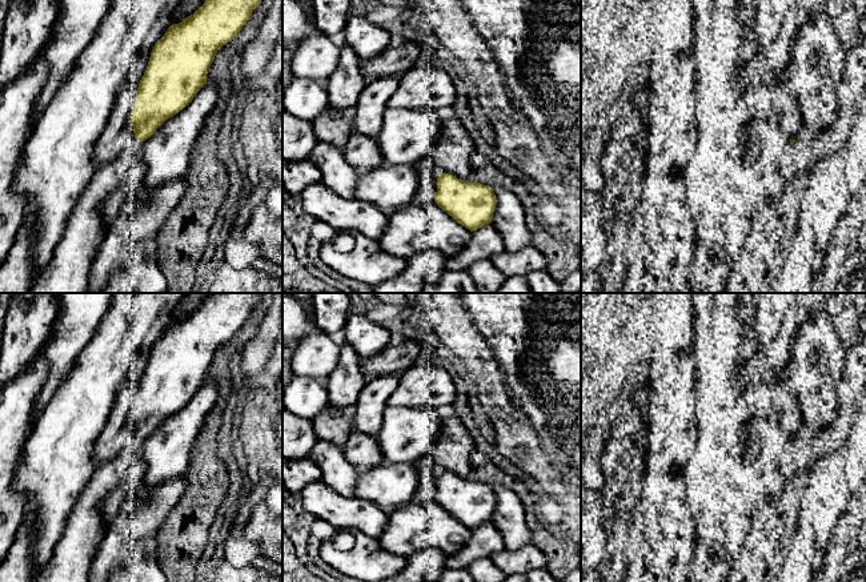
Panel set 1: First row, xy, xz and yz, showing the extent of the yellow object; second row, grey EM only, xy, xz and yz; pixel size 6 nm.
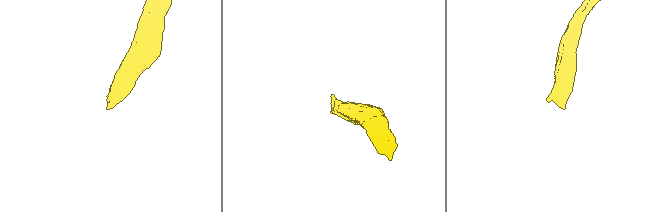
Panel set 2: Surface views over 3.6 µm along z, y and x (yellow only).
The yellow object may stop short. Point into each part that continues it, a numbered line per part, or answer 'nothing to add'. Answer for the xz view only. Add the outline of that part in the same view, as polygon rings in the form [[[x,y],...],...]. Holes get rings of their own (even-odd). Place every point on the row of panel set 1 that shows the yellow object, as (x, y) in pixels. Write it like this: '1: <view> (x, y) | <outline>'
1: xz (428, 176) | [[[429,156],[413,165],[418,173],[418,189],[416,193],[416,202],[426,205],[433,204],[437,192],[438,173],[434,169],[433,161]]]

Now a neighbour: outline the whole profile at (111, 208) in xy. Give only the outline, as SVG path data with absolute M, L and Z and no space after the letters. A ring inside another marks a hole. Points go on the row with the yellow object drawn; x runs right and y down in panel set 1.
M208 79L183 111L164 121L145 140L140 152L145 162L145 177L139 186L124 178L105 197L100 205L105 228L109 228L117 220L131 198L137 204L144 204L152 189L172 180L185 180L191 153L216 103L217 85L215 80Z

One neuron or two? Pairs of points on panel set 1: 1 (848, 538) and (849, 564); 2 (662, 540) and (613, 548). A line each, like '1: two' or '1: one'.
1: one
2: two

